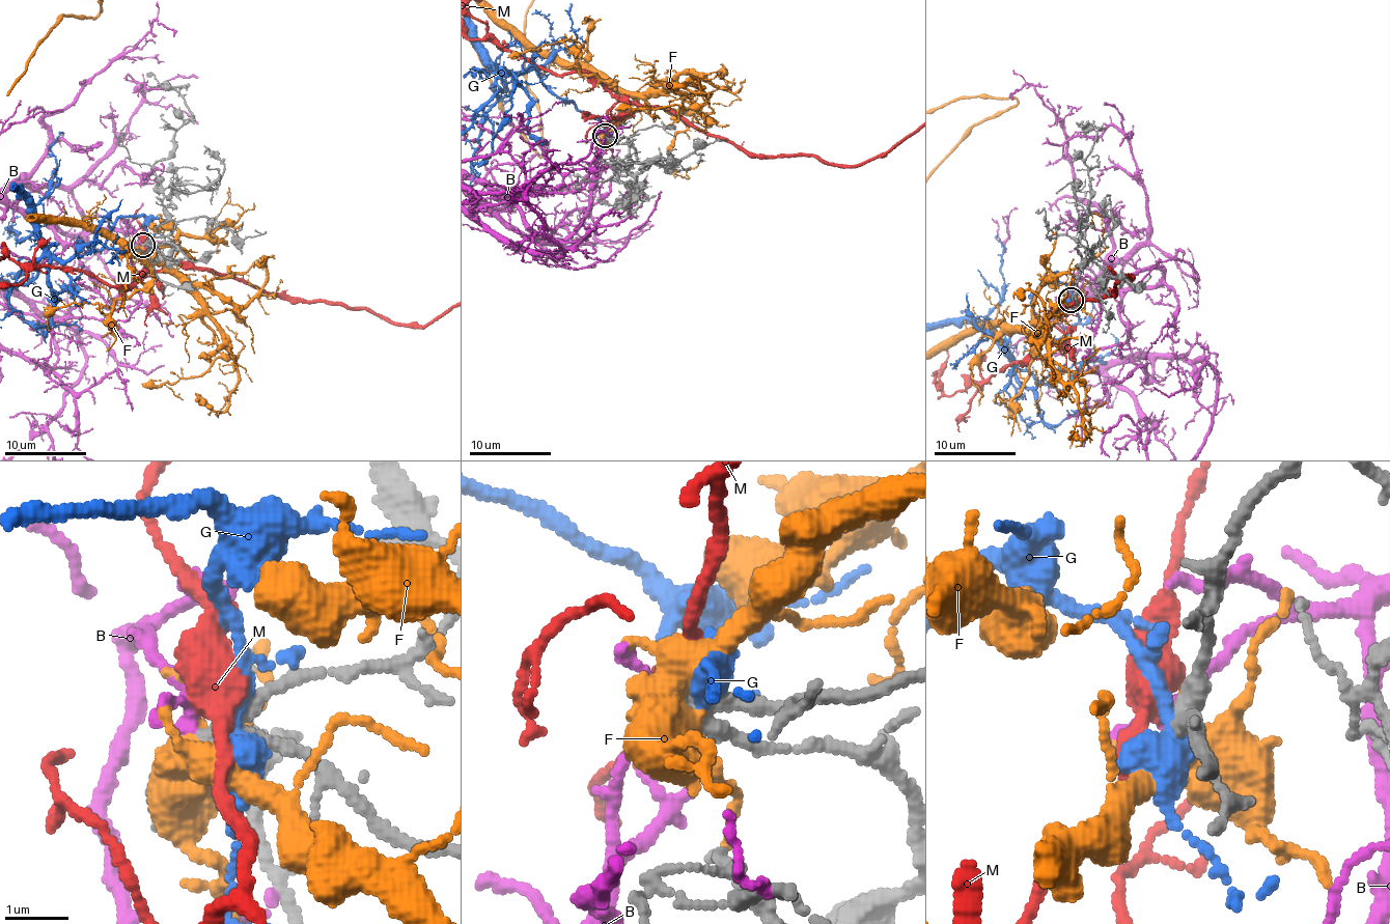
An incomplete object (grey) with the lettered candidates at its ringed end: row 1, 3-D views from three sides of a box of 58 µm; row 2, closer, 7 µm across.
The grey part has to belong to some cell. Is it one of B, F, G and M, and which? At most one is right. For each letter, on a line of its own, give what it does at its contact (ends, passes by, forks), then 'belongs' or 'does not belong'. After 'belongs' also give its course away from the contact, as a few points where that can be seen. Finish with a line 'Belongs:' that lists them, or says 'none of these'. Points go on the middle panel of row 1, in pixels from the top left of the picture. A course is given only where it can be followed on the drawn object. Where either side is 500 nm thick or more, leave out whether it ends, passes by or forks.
B: it passes by | does not belong
F: it forks | does not belong
G: it forks | does not belong
M: it passes by | does not belong
Belongs: none of these

